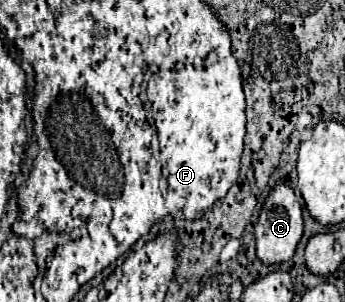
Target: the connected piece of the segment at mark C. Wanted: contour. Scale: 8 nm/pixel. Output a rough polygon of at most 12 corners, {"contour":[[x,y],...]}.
{"contour":[[279,182],[255,224],[257,258],[281,264],[303,236],[301,204]]}

